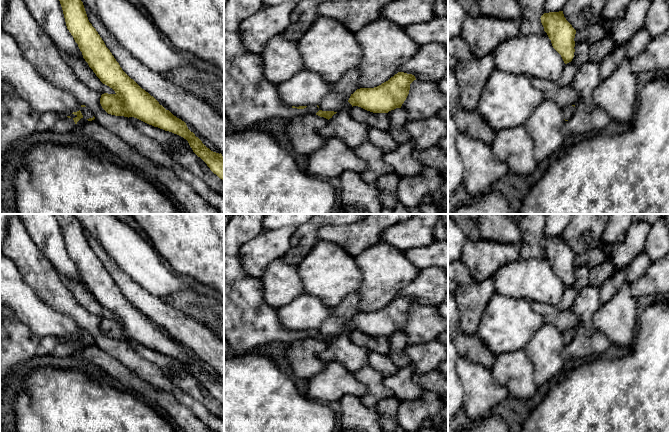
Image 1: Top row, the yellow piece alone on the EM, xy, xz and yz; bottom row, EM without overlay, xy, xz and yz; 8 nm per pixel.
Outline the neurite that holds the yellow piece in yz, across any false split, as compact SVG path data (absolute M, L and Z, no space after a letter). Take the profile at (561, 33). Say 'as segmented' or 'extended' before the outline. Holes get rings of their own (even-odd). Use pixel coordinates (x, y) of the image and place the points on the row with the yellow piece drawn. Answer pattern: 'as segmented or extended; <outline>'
as segmented; M563 11L544 13L540 19L553 48L561 55L565 64L571 62L575 52L576 30L566 20Z

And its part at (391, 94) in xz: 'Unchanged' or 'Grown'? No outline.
Unchanged

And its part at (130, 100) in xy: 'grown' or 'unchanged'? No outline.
unchanged

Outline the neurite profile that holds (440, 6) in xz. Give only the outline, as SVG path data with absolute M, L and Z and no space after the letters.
M435 0L434 2L435 17L446 17L448 15L447 2L448 0Z

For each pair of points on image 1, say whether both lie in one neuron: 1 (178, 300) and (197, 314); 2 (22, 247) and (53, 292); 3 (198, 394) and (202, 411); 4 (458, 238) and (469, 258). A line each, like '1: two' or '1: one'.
1: one
2: one
3: two
4: two

